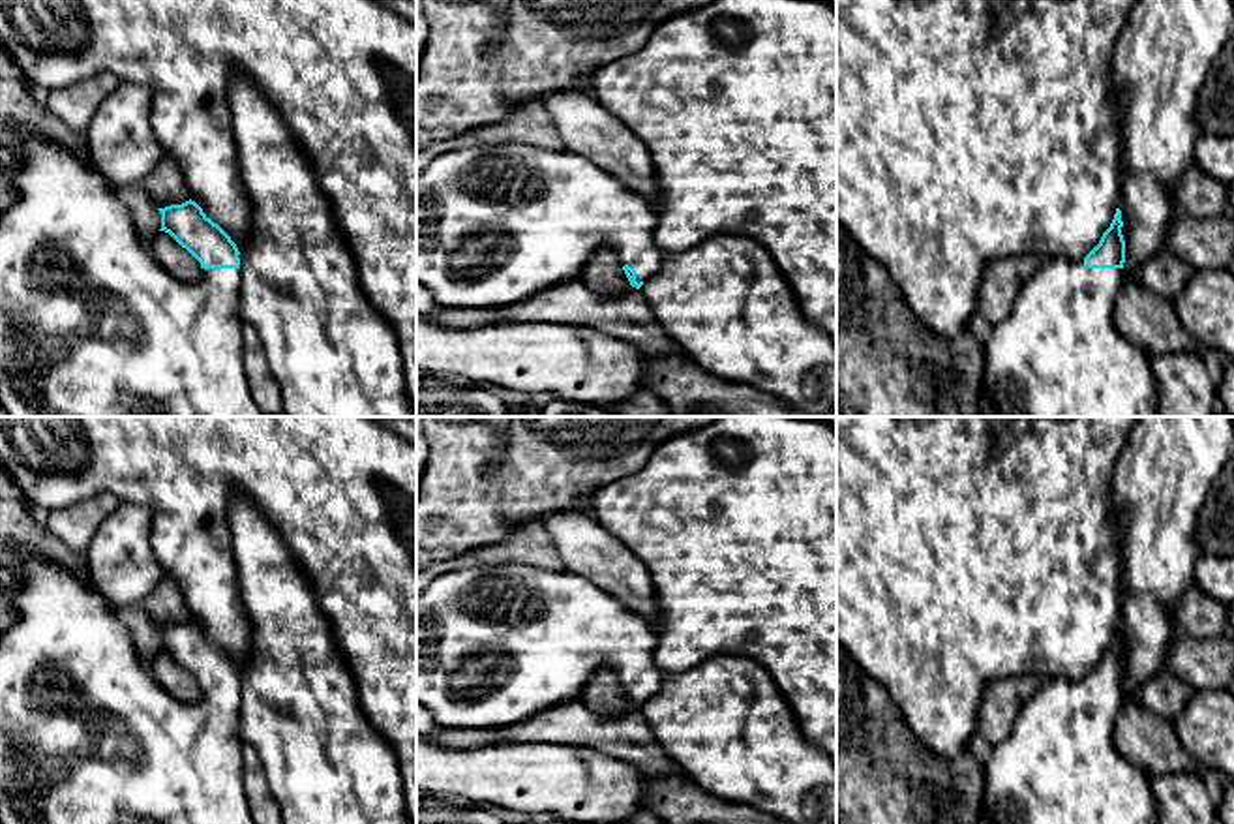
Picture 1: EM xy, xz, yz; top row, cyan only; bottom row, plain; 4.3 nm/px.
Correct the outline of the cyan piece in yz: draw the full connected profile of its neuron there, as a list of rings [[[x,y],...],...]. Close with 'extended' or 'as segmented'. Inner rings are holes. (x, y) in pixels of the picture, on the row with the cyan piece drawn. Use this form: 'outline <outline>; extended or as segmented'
outline [[[1116,208],[1110,227],[1084,259],[1045,259],[1020,287],[1011,313],[992,327],[985,345],[983,417],[1155,417],[1159,392],[1151,359],[1121,334],[1114,319],[1125,263],[1121,227]]]; extended

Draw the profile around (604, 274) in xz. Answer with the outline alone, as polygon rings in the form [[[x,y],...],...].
[[[609,248],[596,250],[583,267],[579,280],[600,295],[625,295],[638,291],[630,285],[617,252]]]

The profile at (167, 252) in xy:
[[[158,231],[148,242],[148,250],[154,259],[176,280],[197,282],[203,278],[201,263],[169,233]]]

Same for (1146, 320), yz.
[[[1136,280],[1121,282],[1114,319],[1121,334],[1151,360],[1168,353],[1208,351],[1181,327],[1172,300],[1146,289]]]

